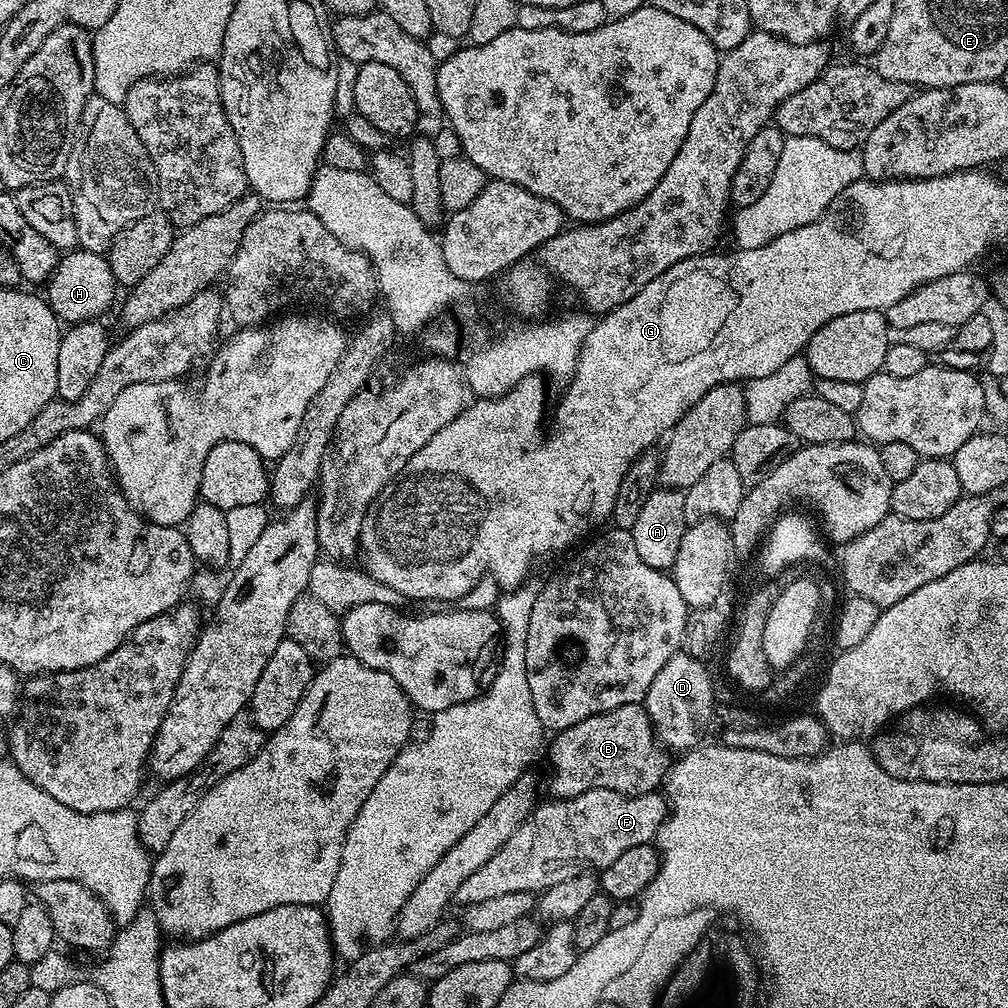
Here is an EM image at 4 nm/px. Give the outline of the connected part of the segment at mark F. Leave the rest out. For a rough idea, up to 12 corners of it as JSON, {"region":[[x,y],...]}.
{"region":[[659,791],[537,803],[455,903],[539,894],[653,843]]}

